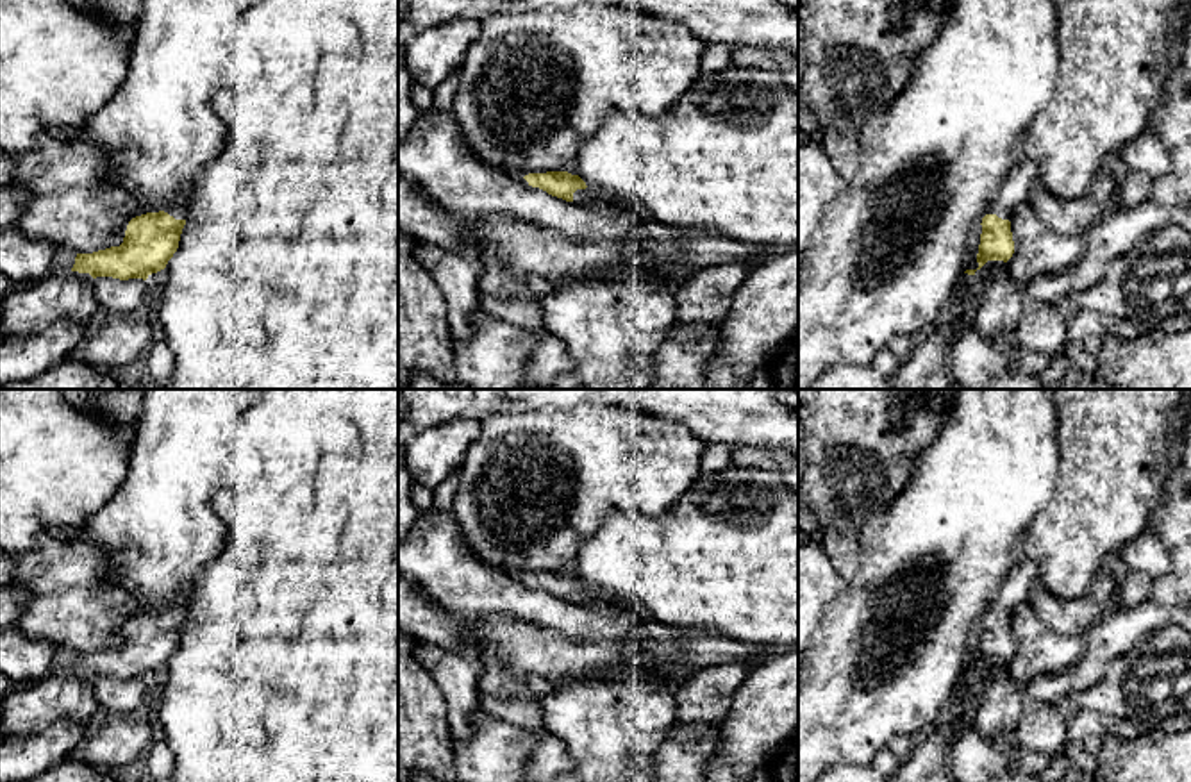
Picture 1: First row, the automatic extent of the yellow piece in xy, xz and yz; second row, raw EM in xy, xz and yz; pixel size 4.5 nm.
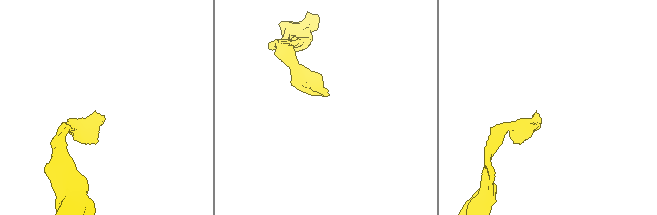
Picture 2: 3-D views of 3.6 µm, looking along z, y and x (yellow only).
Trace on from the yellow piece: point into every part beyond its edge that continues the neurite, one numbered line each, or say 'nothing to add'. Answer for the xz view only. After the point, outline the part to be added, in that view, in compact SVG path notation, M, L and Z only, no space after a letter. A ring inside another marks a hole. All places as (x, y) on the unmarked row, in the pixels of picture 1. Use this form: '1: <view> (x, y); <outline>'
1: xz (586, 595); M577 589L573 593L573 603L587 603L587 602L604 602L604 603L614 603L620 602L621 596L609 591L591 591L591 589Z

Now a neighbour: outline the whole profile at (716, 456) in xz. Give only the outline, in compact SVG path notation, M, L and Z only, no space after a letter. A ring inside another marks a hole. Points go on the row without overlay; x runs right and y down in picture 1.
M709 443L702 453L700 475L712 475L730 466L734 446L725 443Z

